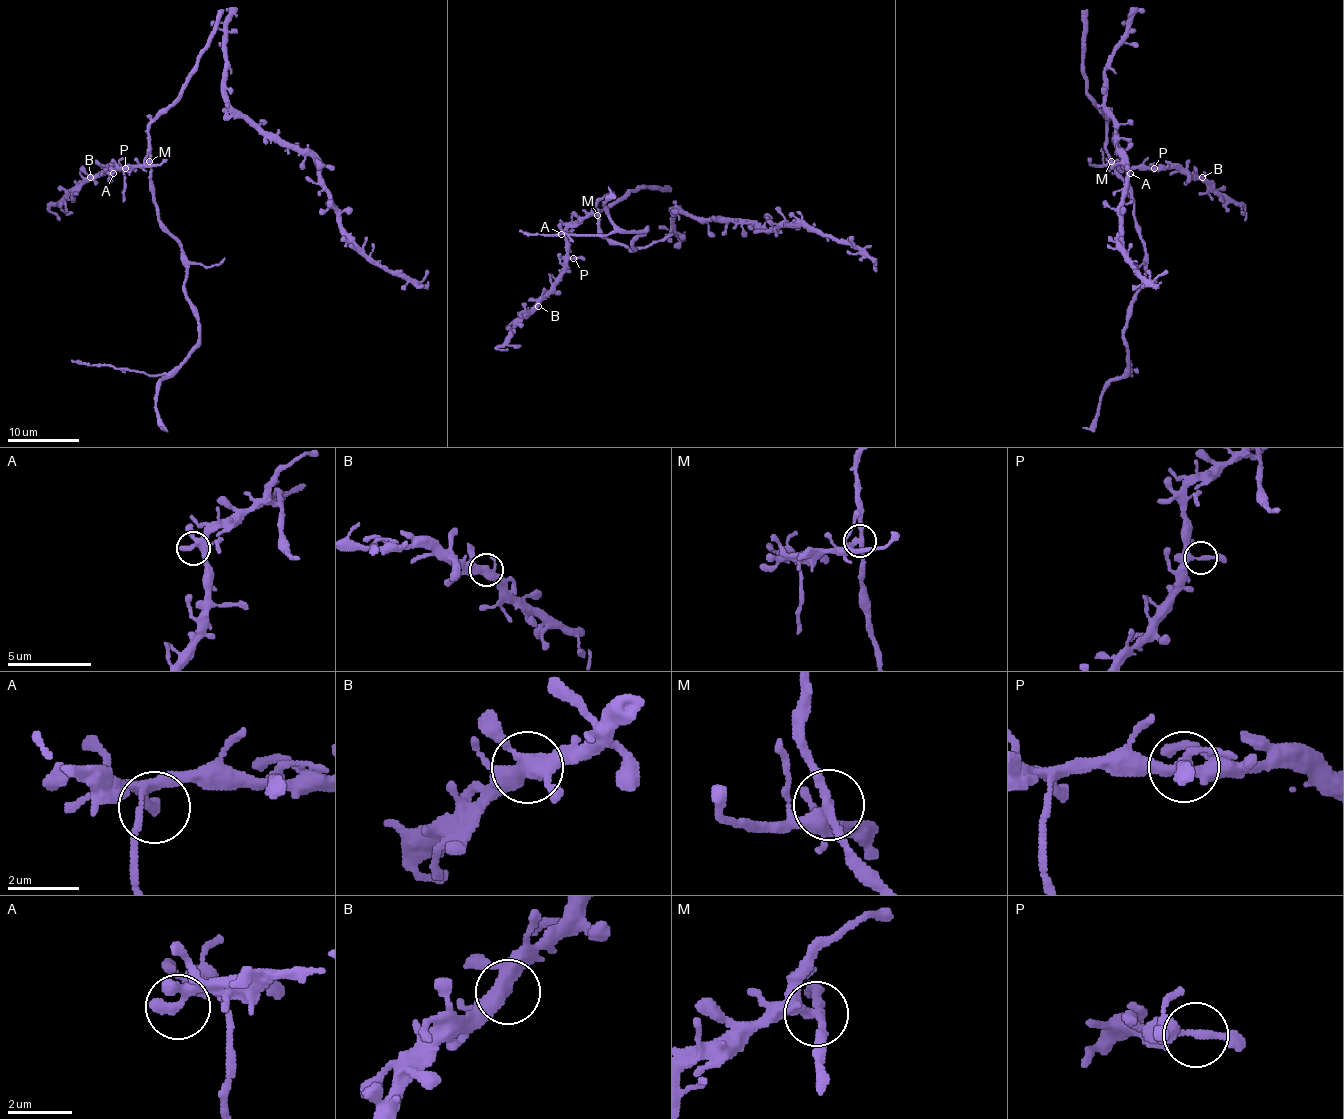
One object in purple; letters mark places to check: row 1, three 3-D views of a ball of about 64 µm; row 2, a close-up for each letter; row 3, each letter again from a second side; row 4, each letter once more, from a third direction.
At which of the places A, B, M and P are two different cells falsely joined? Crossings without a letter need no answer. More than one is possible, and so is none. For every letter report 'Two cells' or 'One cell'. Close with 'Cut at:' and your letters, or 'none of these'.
A: One cell
B: One cell
M: Two cells
P: One cell
Cut at: M

